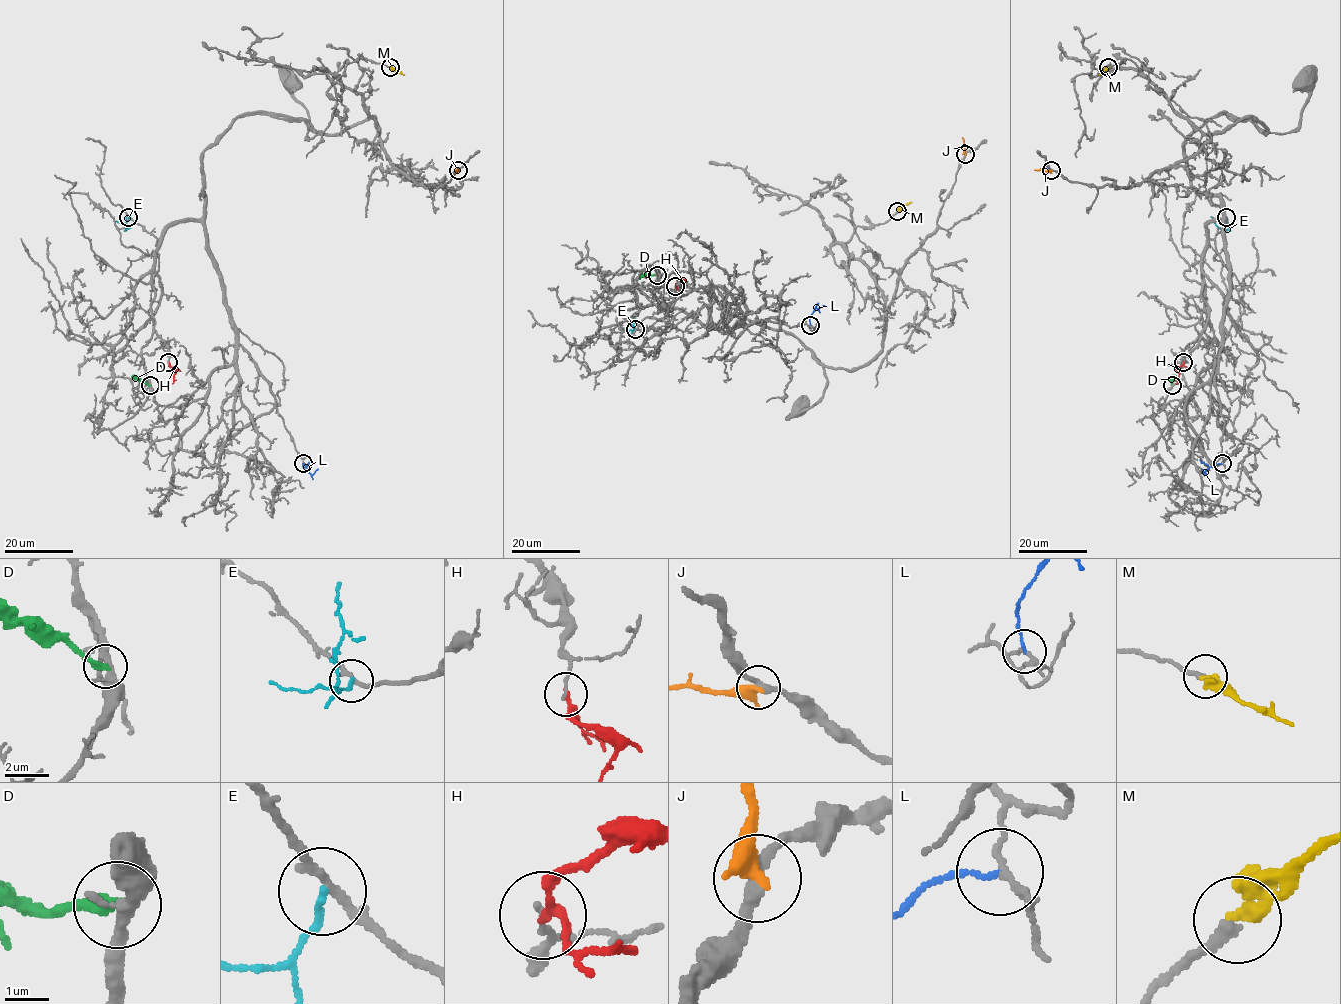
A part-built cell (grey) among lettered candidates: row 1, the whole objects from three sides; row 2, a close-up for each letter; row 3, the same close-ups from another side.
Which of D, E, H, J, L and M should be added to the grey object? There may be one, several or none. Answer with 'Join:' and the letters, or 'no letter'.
Join: M

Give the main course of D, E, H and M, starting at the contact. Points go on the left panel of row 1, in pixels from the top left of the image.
D: (149, 385), (131, 375)
E: (128, 217), (126, 230), (126, 216)
H: (168, 362), (176, 370), (172, 384)
M: (391, 67), (404, 75)

